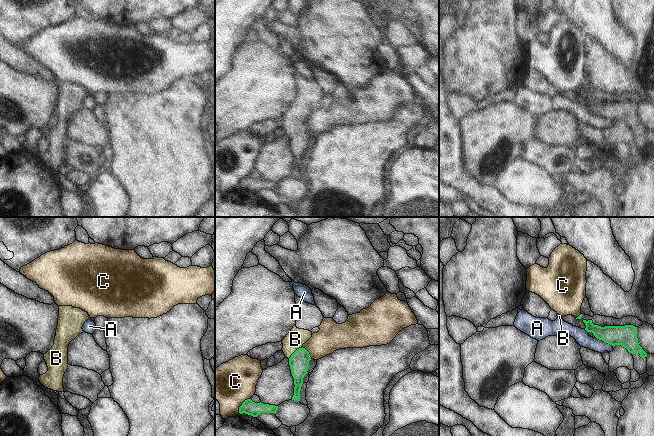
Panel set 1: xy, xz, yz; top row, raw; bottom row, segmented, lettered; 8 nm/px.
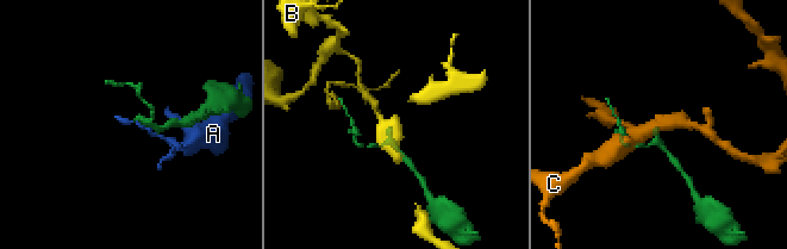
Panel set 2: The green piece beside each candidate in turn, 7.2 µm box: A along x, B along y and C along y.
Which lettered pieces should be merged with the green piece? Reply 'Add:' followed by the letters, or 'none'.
Add: B

